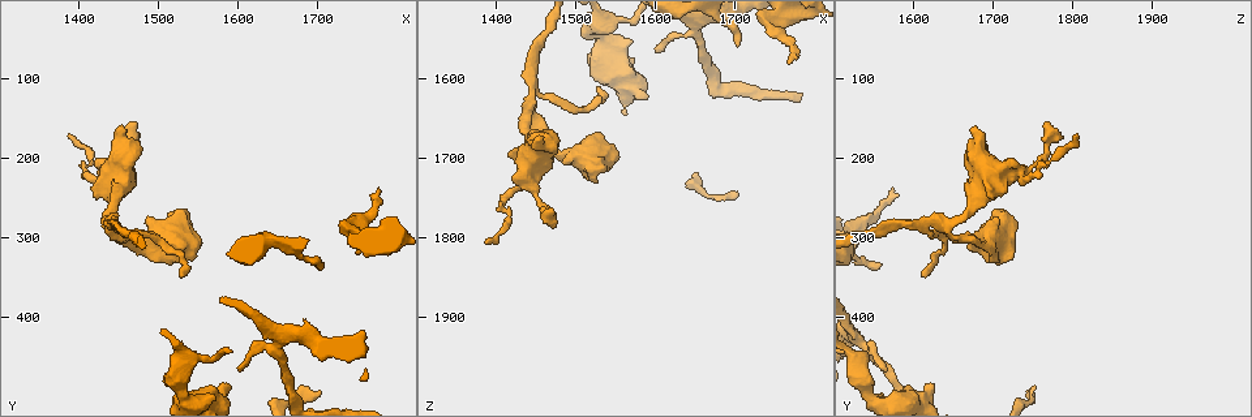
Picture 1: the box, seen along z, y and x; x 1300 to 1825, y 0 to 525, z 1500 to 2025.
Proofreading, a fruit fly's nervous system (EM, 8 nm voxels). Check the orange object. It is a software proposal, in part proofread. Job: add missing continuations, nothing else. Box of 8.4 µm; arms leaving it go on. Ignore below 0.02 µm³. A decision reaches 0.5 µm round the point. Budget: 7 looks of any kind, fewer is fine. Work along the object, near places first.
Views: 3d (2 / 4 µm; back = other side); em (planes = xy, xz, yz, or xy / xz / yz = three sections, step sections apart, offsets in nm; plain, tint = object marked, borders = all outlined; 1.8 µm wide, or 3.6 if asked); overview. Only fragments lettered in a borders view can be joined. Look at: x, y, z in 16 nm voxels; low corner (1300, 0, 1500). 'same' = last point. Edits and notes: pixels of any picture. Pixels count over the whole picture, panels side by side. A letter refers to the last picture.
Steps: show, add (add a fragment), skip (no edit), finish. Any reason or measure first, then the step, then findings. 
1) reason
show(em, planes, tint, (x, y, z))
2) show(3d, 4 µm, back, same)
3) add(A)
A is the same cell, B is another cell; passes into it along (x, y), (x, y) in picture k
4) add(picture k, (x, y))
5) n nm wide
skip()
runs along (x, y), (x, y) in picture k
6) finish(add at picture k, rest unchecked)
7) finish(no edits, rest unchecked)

thick end
show(em, planes, plain, (1545, 320, 1690))

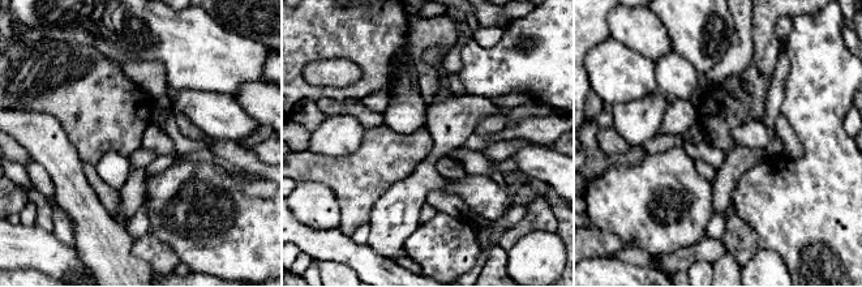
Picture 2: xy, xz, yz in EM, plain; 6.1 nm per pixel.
show(em, planes, tint, same)

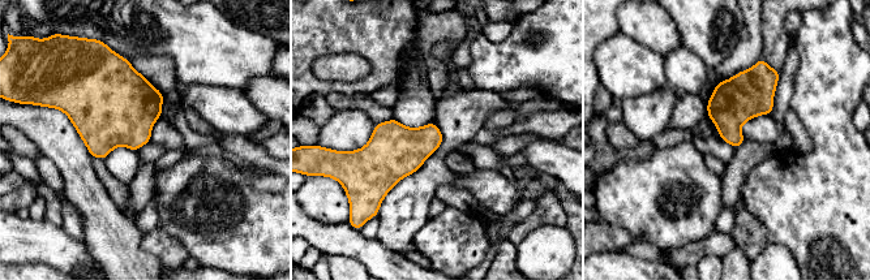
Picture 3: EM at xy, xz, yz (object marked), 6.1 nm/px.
see the neighbours
show(em, planes, borders, same)

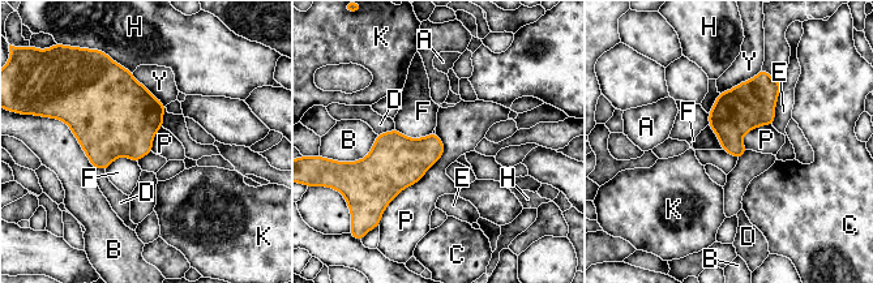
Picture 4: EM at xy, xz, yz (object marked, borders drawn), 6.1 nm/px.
220 nm wide
skip()
A, B, C, D, E, F, H, K, P and Y are other cells; border along (436, 132), (443, 155), (381, 217) in picture 4; none of them fits

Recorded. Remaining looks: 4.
stops while still wide
show(em, xz, step 4, tint, (1590, 485, 1625))

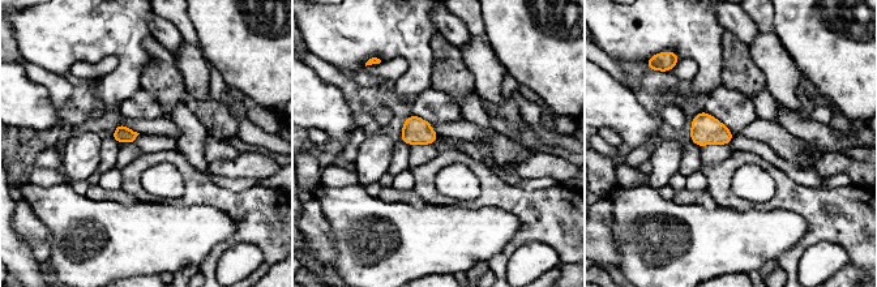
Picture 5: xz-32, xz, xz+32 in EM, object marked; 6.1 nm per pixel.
another direction
show(em, planes, borders, same)

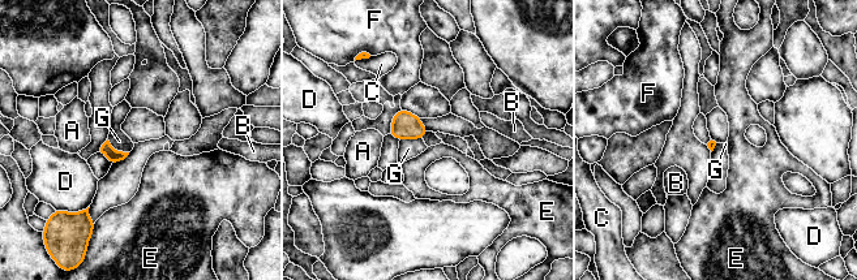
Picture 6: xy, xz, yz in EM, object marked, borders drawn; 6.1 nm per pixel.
skip()
A, B, C, D, E, F and G are other cells; border along (107, 138), (115, 150), (128, 153) in picture 6; none of them fits

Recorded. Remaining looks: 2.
free end
show(em, planes, borders, (1775, 235, 1575))

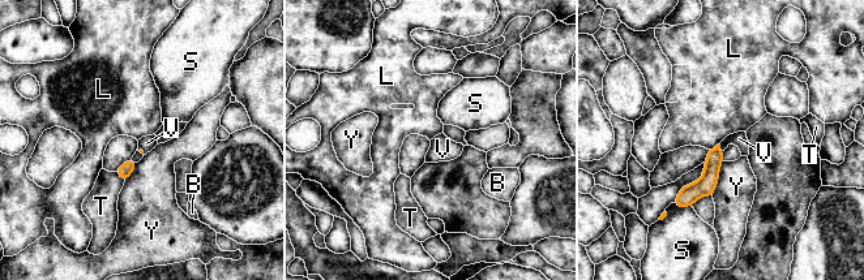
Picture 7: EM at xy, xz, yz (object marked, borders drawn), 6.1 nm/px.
add(V)
V is the same cell, B, L, S, T and Y are other cells; passes into it along (706, 185), (719, 147), (739, 138) in picture 7; the neuron continues

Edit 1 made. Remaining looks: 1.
finish(add at picture 7, rest unchecked)

